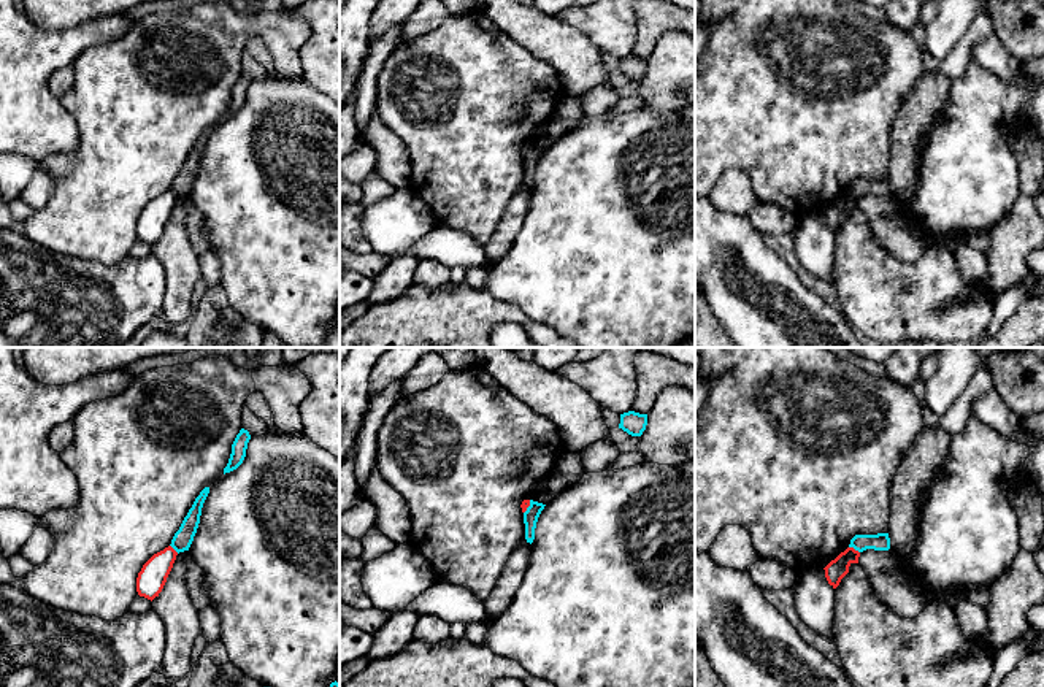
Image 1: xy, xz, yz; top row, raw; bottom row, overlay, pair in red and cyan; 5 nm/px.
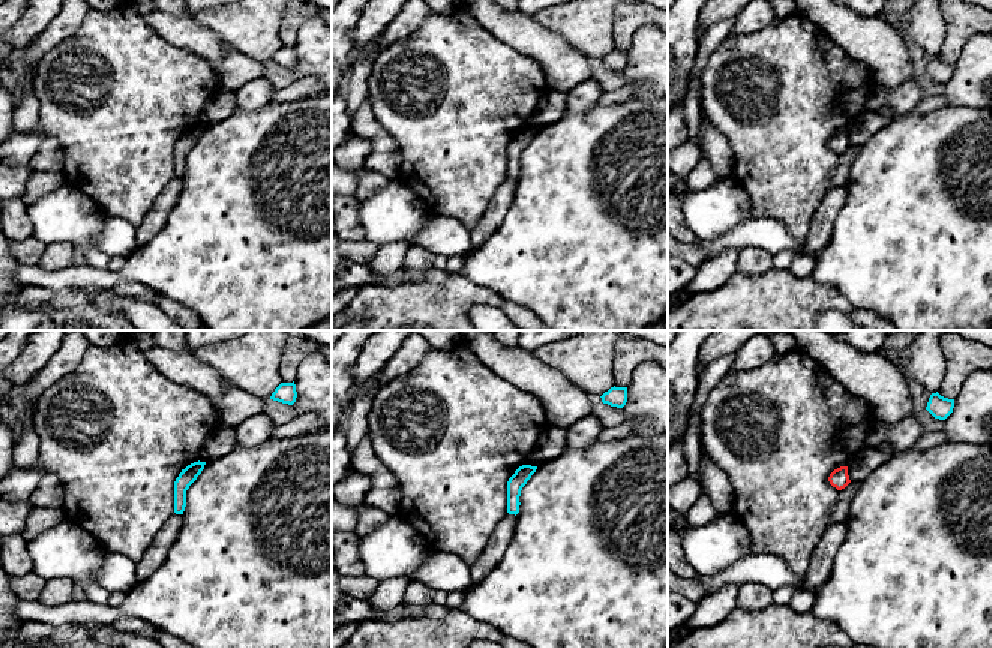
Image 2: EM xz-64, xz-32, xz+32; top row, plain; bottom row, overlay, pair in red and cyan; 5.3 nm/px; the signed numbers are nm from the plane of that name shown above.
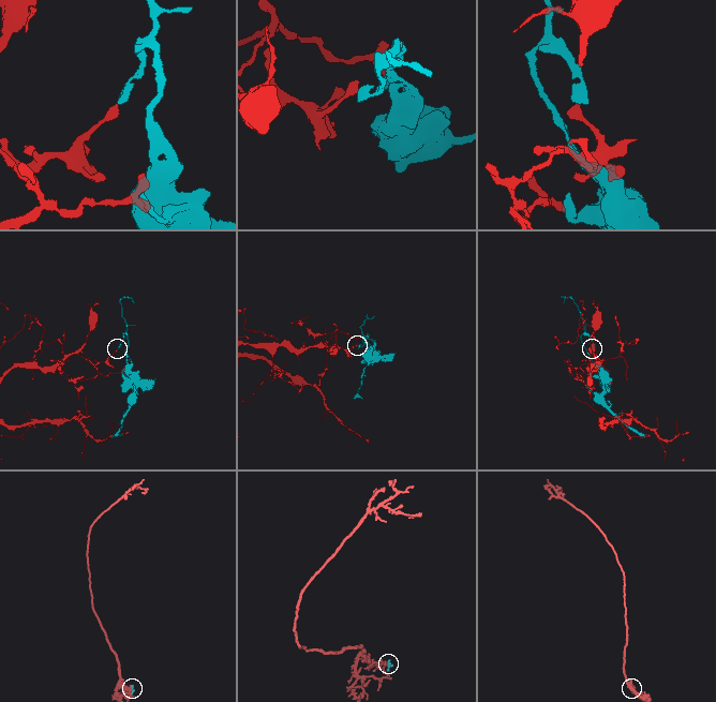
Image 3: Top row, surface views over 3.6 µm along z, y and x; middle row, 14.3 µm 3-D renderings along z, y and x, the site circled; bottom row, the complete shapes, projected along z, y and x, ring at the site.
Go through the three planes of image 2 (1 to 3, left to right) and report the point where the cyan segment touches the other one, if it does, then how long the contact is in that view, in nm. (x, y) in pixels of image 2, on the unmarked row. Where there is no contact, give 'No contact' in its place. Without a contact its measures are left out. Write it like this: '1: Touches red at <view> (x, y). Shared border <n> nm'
1: No contact
2: No contact
3: No contact

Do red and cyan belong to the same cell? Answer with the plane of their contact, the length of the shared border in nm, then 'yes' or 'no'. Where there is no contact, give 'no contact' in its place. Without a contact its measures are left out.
yz | 70 nm | no

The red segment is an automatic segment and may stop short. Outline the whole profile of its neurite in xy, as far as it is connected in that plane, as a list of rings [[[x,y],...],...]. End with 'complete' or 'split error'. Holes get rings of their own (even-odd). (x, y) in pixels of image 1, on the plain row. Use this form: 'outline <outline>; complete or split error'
outline [[[168,190],[154,198],[141,213],[136,222],[136,236],[140,241],[154,244],[162,236],[167,222],[173,213],[178,197]]]; complete

